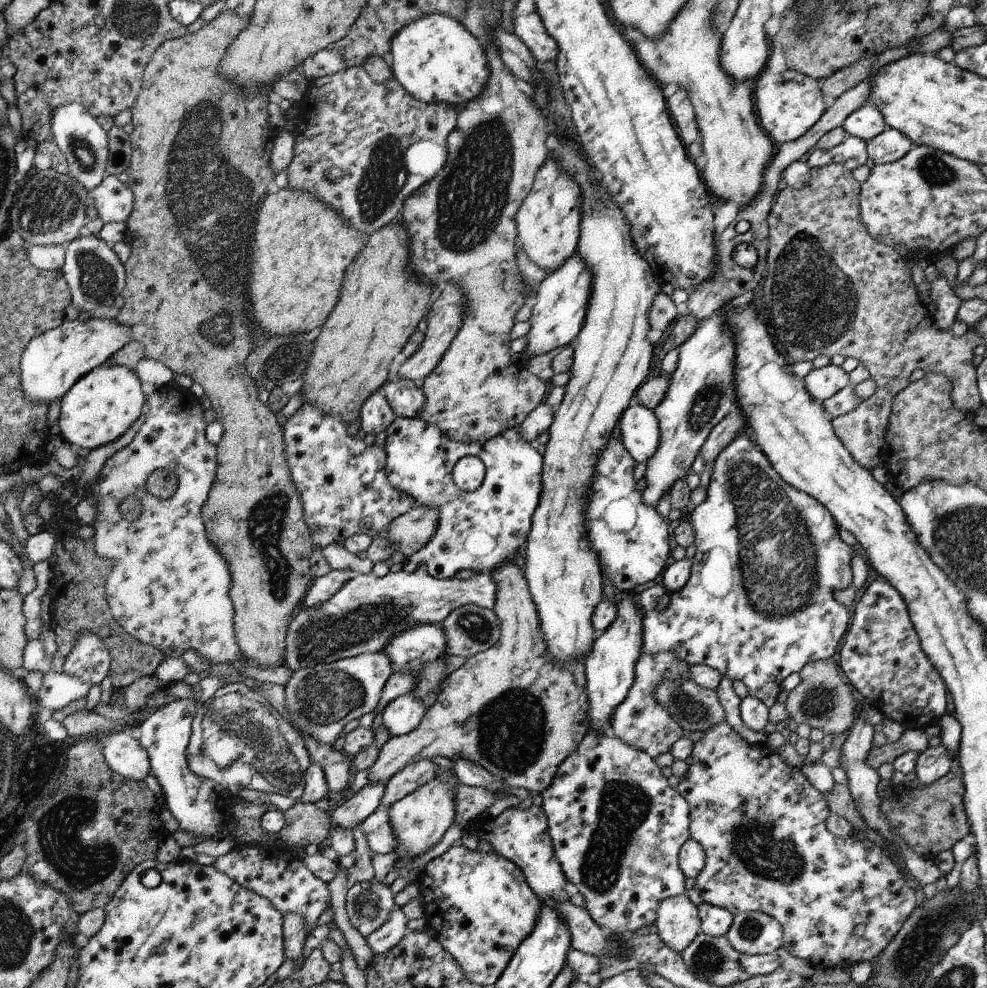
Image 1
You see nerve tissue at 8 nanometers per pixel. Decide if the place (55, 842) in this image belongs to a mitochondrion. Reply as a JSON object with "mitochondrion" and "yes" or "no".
{"mitochondrion":"yes"}

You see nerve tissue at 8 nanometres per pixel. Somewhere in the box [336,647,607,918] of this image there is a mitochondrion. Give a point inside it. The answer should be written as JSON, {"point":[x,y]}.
{"point":[511,730]}

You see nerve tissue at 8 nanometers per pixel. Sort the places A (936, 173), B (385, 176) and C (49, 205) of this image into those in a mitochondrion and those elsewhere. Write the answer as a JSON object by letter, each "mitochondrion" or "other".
{"A":"mitochondrion","B":"mitochondrion","C":"mitochondrion"}

